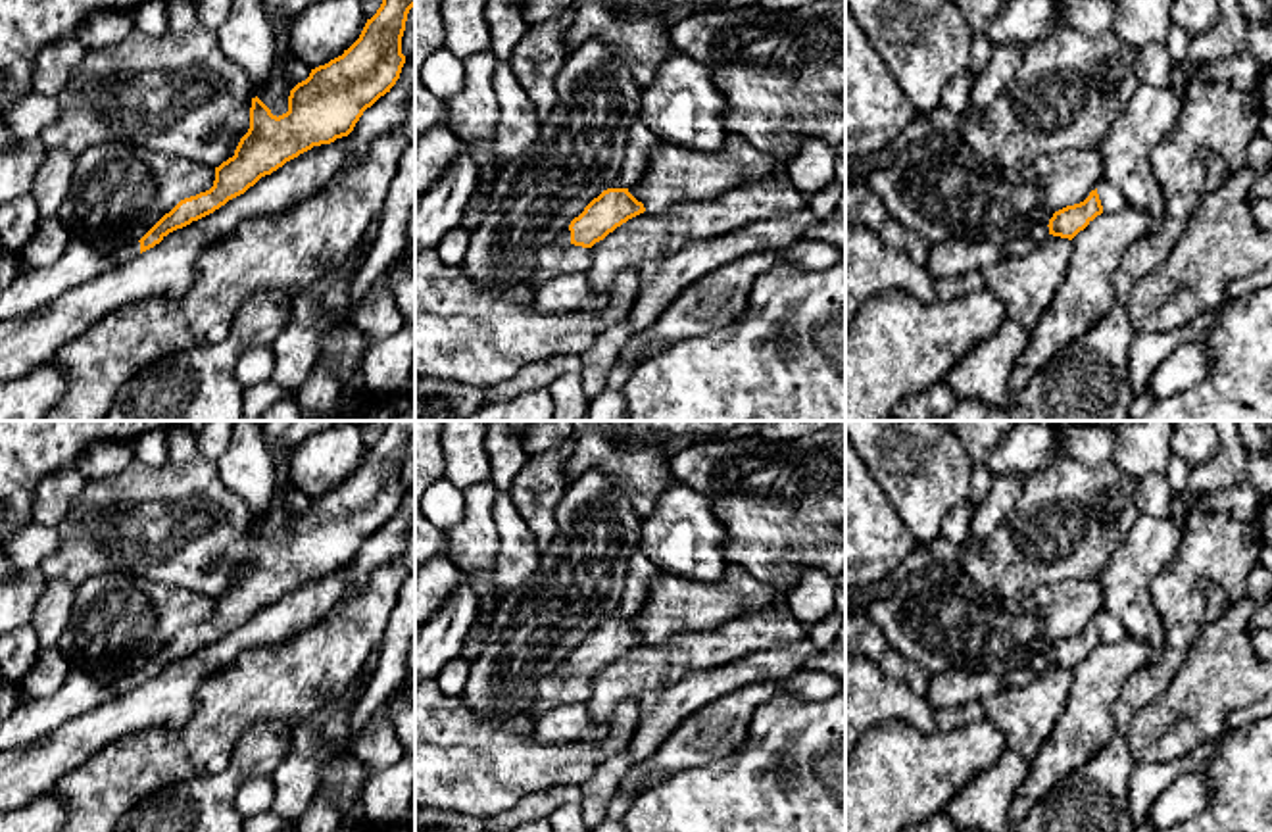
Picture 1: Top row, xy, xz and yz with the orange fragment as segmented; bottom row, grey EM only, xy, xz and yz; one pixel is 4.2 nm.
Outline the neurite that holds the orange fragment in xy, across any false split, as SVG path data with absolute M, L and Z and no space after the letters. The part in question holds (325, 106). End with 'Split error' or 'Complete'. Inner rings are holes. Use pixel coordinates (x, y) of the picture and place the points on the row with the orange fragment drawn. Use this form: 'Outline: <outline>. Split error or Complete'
Outline: M382 0L342 56L311 69L309 77L290 90L286 113L277 117L257 96L252 98L250 129L234 156L215 167L213 186L181 200L140 240L111 256L125 263L169 232L213 213L313 146L348 136L363 111L400 79L405 63L402 37L413 6L415 0Z. Split error

